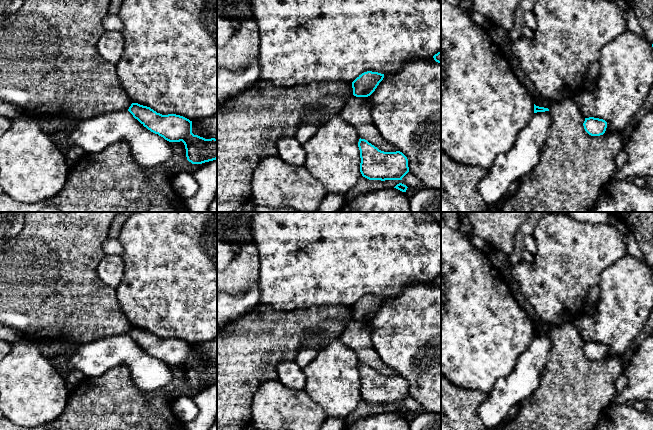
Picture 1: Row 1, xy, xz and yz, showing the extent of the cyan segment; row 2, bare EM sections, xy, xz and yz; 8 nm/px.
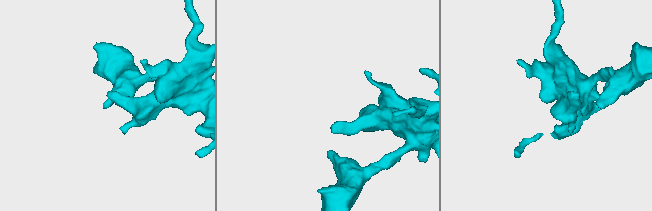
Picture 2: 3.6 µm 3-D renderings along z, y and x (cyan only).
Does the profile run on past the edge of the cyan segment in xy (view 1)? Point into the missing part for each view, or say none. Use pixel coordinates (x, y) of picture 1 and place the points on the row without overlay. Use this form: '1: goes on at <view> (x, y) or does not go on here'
1: does not go on here

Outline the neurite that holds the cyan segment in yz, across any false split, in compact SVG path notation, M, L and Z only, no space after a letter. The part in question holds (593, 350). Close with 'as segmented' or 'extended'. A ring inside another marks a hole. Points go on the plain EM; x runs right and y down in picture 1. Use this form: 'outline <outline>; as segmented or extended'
outline M589 341L583 347L585 355L591 360L603 359L607 352L607 346L603 343Z; as segmented

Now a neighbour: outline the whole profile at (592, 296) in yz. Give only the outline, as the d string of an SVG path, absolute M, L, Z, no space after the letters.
M598 287L591 288L586 294L584 300L583 304L584 311L585 312L589 311L596 304L598 299L599 299L599 288Z

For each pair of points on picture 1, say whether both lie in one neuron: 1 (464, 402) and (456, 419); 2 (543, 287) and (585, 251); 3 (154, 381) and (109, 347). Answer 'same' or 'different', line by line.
1: same
2: same
3: same

